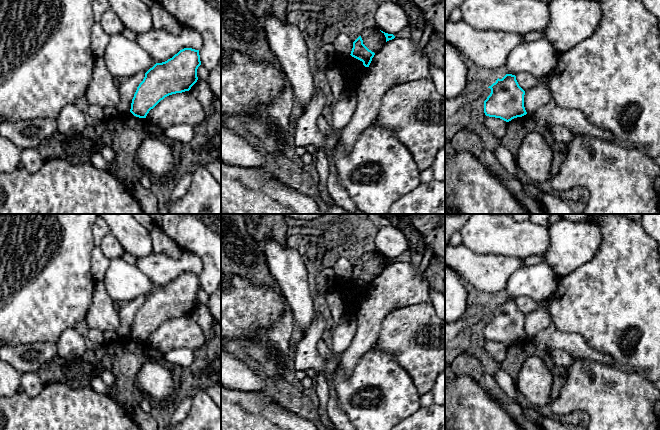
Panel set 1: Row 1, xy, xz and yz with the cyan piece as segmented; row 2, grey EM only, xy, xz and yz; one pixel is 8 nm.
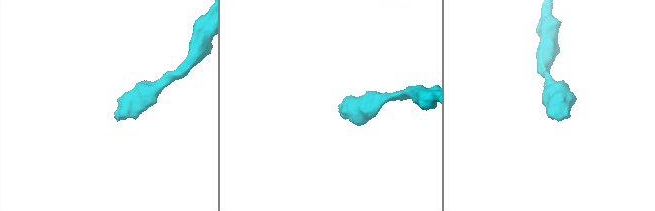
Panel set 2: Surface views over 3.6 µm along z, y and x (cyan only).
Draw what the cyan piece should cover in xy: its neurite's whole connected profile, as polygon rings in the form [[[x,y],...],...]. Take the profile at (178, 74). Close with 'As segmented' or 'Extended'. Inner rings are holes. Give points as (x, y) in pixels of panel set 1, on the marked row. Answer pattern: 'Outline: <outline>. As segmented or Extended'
Outline: [[[184,48],[167,61],[156,63],[145,73],[143,81],[137,87],[130,112],[136,117],[146,118],[149,111],[165,97],[189,91],[198,80],[197,69],[200,65],[199,50],[192,48]]]. As segmented

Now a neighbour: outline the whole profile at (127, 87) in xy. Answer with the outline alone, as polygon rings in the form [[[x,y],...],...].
[[[140,72],[133,75],[132,77],[121,80],[118,86],[120,102],[116,106],[119,113],[130,112],[134,94],[139,84],[143,81],[144,77],[145,73]]]

